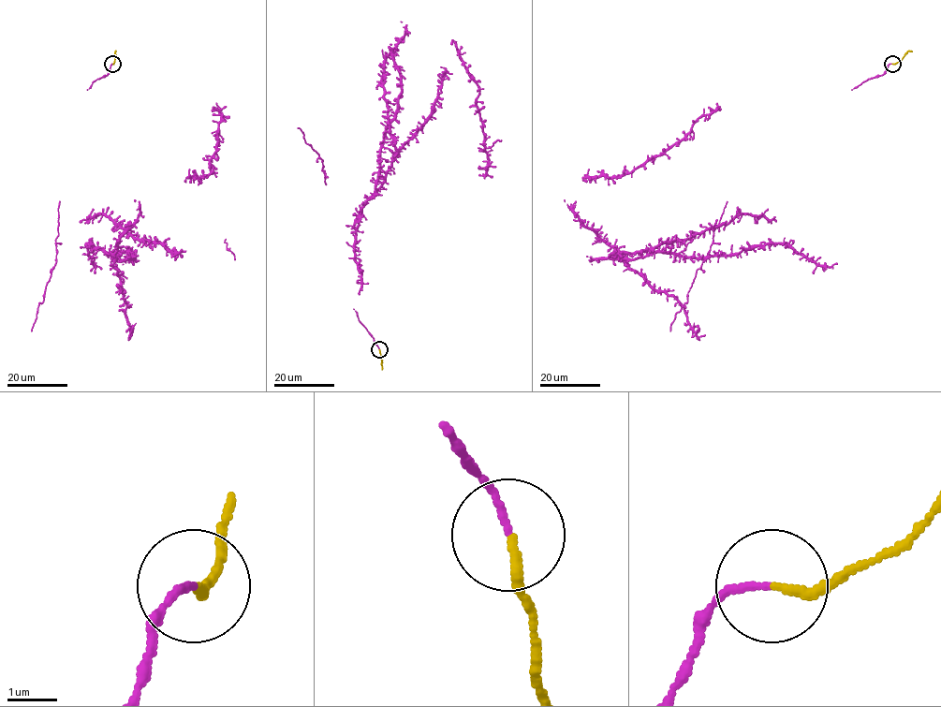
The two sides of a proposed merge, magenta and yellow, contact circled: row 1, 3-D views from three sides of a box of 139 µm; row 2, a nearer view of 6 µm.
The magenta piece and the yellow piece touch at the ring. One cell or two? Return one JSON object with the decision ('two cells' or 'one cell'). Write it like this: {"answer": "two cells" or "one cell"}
{"answer": "two cells"}

